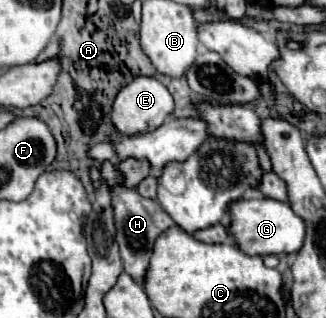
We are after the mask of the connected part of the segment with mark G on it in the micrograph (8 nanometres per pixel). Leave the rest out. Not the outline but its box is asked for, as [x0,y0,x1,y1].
[228,198,306,254]

